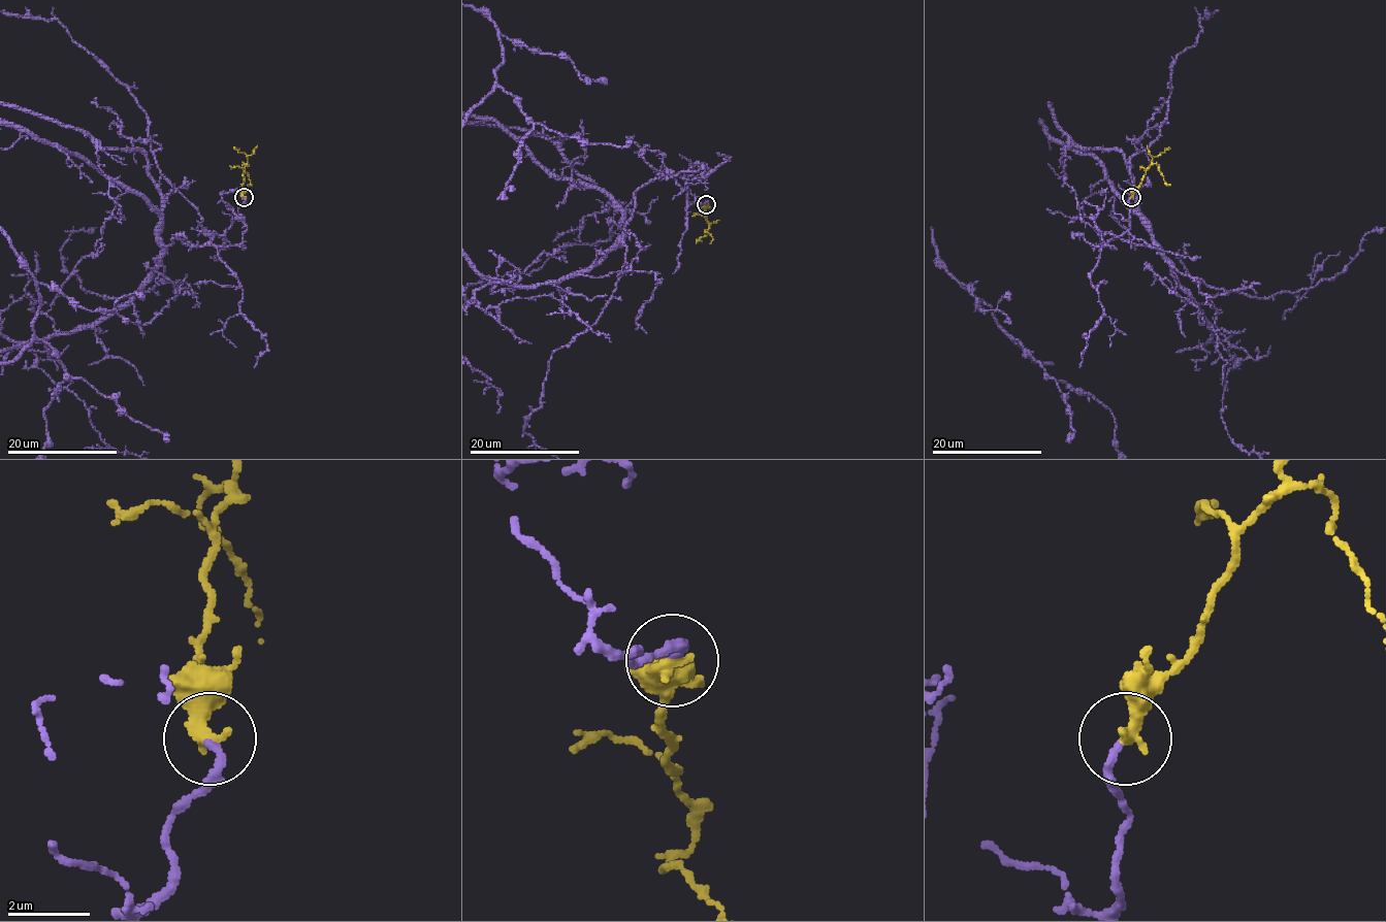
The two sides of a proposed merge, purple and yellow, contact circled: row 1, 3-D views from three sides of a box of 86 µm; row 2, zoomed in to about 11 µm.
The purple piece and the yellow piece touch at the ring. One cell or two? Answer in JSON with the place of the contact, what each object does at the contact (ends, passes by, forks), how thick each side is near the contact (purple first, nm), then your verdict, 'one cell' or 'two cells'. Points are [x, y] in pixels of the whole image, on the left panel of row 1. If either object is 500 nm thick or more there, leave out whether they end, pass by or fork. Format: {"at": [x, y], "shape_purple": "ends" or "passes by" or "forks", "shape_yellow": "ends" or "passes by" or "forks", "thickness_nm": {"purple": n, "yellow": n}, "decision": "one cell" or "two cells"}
{"at": [244, 197], "shape_purple": "ends", "shape_yellow": "ends", "thickness_nm": {"purple": 180, "yellow": 420}, "decision": "one cell"}

